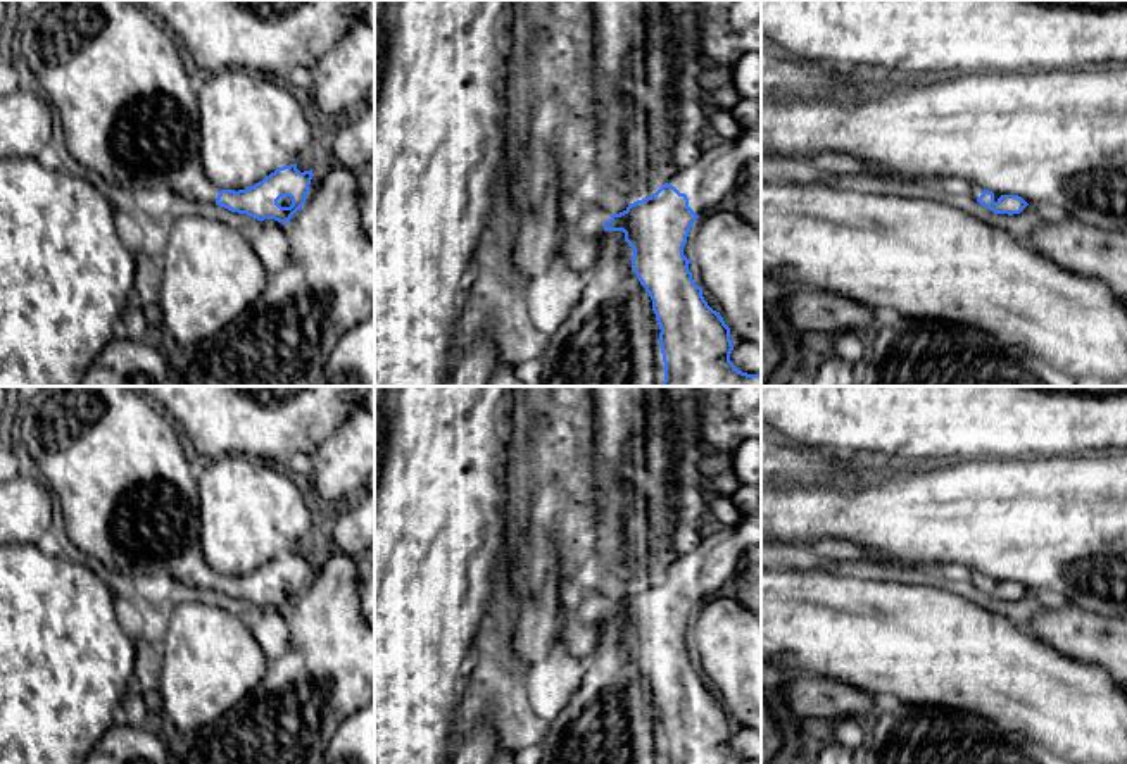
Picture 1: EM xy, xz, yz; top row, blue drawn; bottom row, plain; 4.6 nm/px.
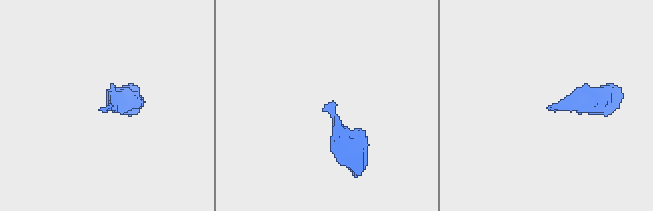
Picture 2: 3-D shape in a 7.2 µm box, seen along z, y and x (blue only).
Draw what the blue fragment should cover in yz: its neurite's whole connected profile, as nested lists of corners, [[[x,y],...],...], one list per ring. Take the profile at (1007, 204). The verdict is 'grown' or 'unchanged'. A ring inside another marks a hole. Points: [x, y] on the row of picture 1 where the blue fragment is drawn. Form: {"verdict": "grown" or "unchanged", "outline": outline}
{"verdict": "grown", "outline": [[[982,186],[973,188],[973,197],[980,205],[992,210],[994,214],[1020,214],[1029,204],[1018,195],[998,195]]]}

